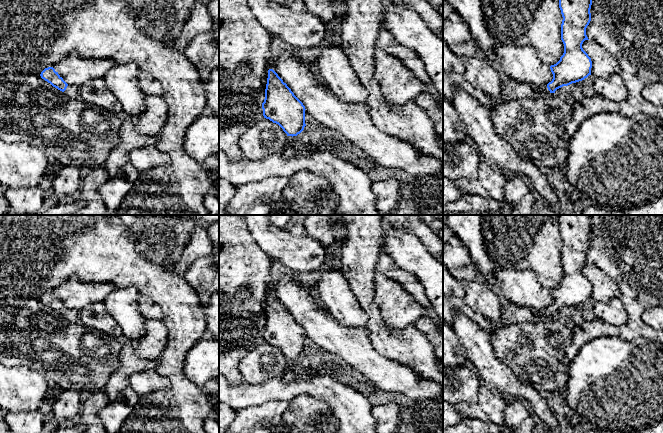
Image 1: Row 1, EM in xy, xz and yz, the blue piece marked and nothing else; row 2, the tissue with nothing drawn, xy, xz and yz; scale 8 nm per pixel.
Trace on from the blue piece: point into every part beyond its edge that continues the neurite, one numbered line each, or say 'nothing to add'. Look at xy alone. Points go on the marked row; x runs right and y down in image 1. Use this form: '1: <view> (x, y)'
1: xy (72, 91)

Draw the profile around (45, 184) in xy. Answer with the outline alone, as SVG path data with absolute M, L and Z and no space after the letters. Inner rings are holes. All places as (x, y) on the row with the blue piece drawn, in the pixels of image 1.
M55 161L50 162L50 165L45 175L42 177L39 183L39 187L43 191L43 197L47 204L55 200L53 190L52 190L52 181L53 181L53 176L61 167L63 166L59 162L55 162Z

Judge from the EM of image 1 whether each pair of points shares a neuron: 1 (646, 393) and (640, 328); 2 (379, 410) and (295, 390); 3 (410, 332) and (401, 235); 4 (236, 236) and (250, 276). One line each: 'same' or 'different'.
1: different
2: different
3: different
4: same

